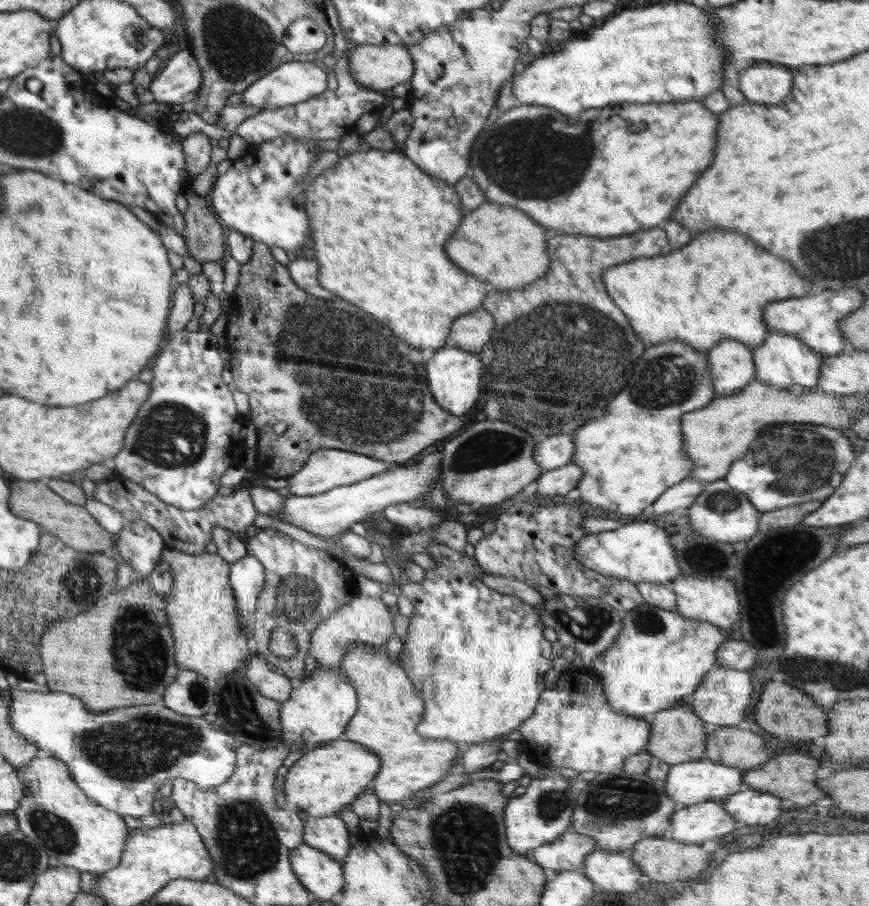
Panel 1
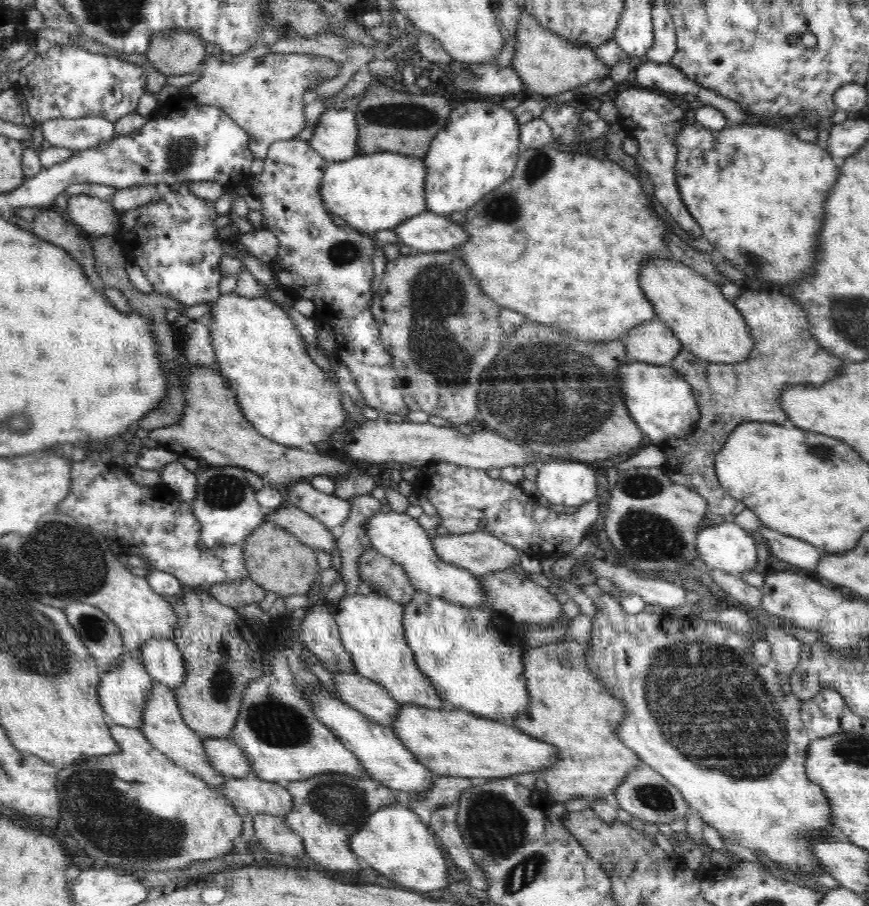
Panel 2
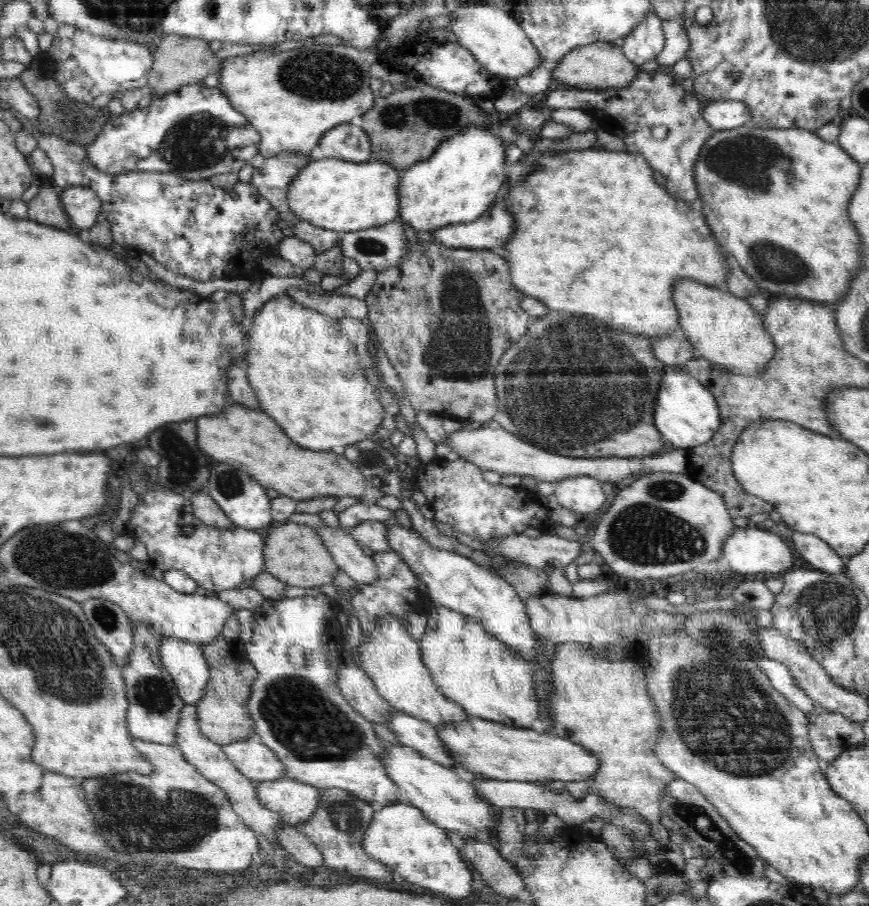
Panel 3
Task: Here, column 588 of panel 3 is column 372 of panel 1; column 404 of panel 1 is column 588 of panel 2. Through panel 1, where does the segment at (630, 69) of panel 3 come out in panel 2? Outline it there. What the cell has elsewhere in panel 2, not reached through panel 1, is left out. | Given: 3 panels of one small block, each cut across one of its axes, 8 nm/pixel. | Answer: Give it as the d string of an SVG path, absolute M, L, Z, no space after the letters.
M521 13L515 36L516 54L512 64L508 65L516 68L518 77L531 96L555 96L609 76L610 68L603 64L591 47L570 42L542 27L534 15Z

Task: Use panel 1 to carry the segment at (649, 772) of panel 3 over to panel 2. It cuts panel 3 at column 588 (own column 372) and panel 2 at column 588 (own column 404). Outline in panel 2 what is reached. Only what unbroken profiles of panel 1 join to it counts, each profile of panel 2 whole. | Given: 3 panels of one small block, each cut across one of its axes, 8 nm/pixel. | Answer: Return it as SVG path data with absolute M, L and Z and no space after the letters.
M571 638L560 644L547 644L528 649L524 653L524 676L530 704L518 715L511 716L507 720L509 724L532 738L547 742L559 751L560 760L543 770L547 792L556 803L564 803L571 798L585 798L589 801L610 798L628 772L644 763L615 734L615 728L625 719L628 710L624 707L624 702L618 701L607 692L607 688L587 669L585 650L585 644Z

